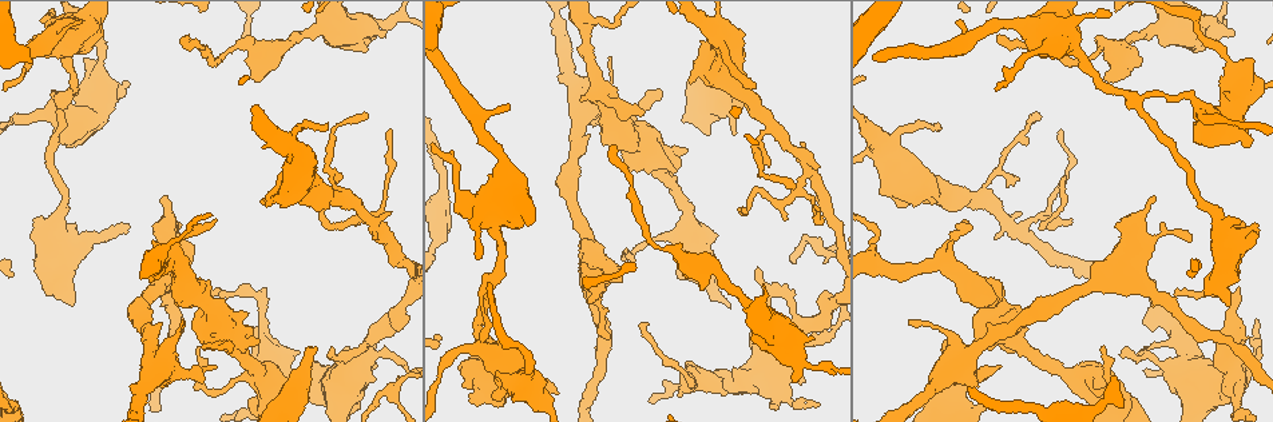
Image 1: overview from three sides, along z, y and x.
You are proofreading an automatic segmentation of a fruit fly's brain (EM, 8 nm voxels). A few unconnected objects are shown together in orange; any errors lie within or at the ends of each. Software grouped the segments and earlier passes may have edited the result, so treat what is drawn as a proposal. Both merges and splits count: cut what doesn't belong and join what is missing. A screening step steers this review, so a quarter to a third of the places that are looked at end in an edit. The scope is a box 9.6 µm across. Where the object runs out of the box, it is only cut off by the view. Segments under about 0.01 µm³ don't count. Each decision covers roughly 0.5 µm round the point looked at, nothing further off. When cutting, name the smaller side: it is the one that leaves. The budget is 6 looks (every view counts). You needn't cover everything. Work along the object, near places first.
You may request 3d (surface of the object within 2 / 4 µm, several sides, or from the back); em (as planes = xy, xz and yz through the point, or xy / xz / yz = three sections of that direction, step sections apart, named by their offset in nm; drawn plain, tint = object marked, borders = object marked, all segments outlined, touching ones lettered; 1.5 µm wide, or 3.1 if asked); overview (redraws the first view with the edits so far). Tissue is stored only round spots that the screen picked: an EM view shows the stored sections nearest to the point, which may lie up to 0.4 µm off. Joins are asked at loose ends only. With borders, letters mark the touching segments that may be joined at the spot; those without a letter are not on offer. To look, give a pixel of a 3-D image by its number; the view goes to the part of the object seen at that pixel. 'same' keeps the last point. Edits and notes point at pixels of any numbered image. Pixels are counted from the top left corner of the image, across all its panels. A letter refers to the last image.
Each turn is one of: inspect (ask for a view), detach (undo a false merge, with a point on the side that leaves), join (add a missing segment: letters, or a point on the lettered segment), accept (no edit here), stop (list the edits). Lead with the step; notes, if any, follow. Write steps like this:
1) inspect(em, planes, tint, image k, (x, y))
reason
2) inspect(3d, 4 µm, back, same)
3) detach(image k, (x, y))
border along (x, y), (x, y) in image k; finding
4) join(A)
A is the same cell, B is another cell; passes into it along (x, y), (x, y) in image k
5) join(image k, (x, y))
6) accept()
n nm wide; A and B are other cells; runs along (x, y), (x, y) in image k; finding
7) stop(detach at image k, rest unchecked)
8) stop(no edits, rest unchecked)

inspect(em, planes, borders, image 1, (1191, 98))
calibre changes

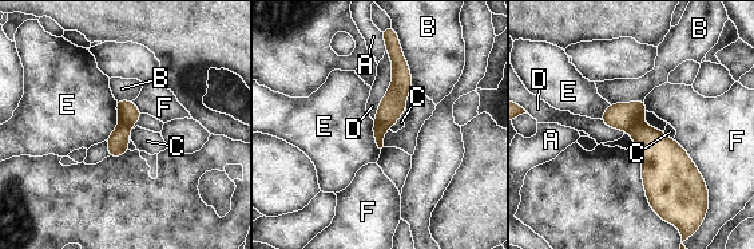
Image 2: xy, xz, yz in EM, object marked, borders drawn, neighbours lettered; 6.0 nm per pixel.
detach(image 2, (393, 105))
A, B, C, D, E and F are other cells; border along (374, 121), (388, 127) in image 2; a second neuron is stuck on

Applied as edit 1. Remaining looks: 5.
inspect(em, planes, tint, image 1, (1102, 387))
sharp bend

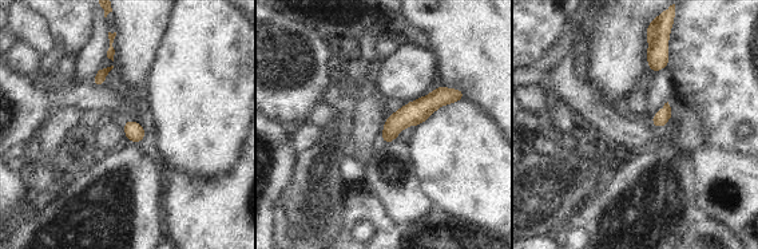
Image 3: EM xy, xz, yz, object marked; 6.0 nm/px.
inspect(em, planes, borders, same)
what lies round it

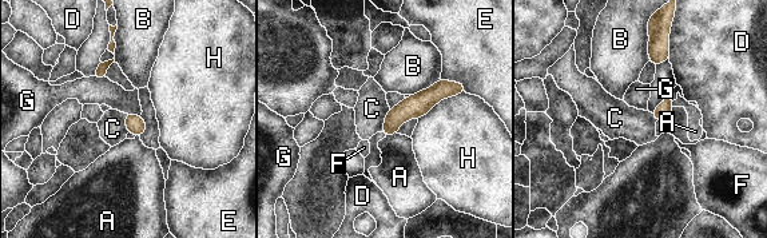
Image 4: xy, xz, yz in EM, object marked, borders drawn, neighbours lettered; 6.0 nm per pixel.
accept()
H touches over 320 nm; A, B, C, D, E, F, G and H are other cells; continuous, no second neuron

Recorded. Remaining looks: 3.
inspect(3d, 4 µm, image 1, (708, 135))
thick end

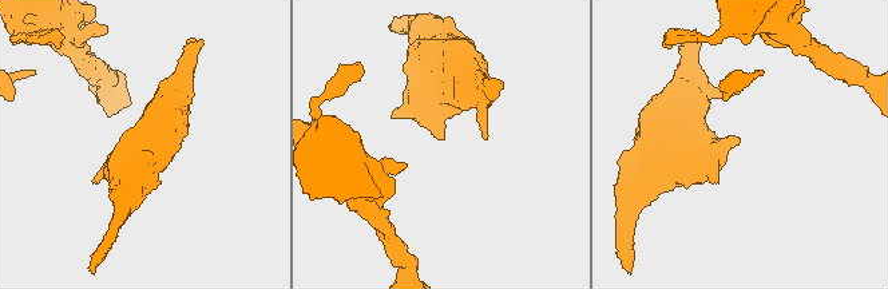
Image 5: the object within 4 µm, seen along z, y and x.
inspect(em, planes, borders, image 5, (442, 138))

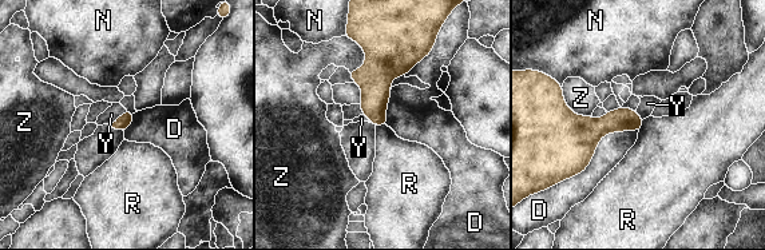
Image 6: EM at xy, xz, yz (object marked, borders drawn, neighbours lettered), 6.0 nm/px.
accept()
D, N, R, Y and Z are other cells; border along (638, 131), (607, 133), (566, 179) in image 6; no lettered segment goes on from it

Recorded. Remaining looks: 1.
stop(detach at image 2, rest unchecked)

